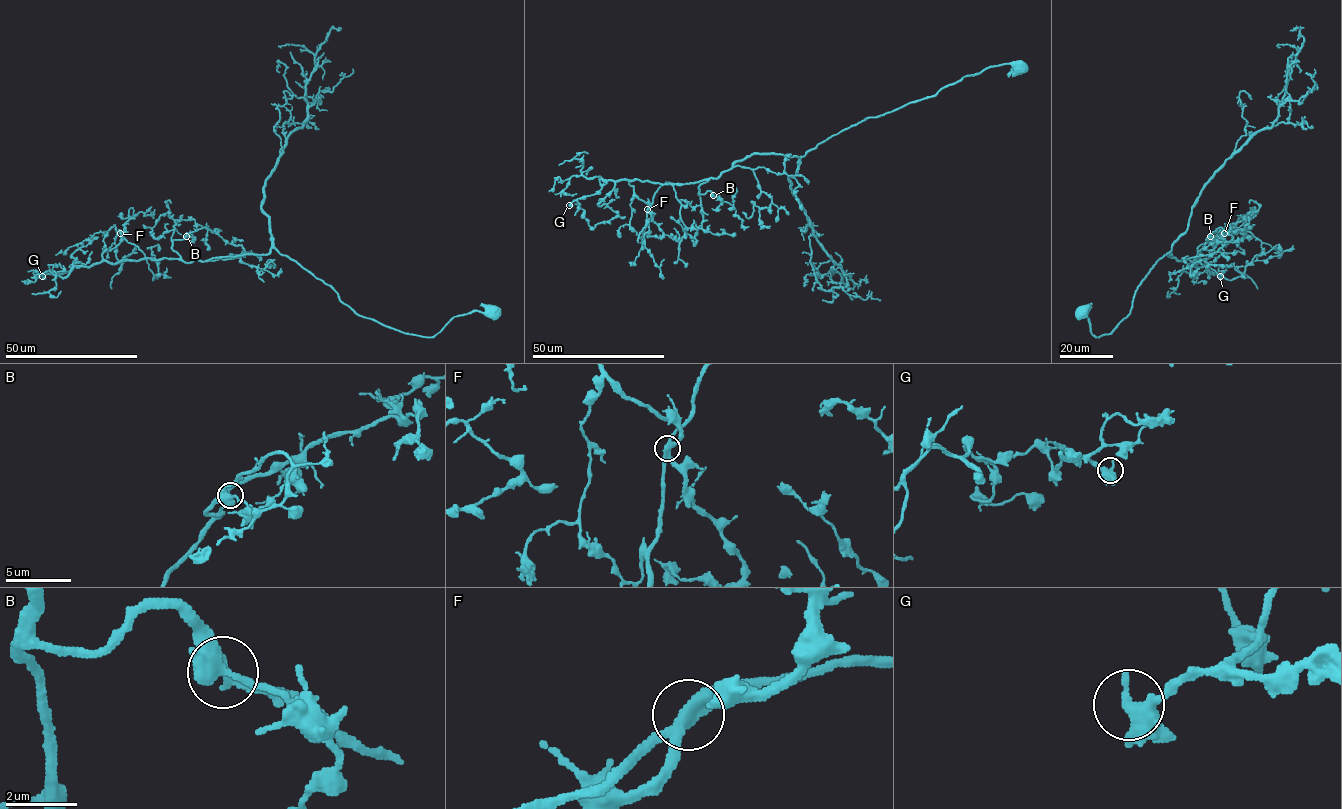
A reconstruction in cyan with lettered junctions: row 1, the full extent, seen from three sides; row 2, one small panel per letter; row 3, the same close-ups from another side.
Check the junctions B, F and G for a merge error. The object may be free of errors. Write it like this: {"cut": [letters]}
{"cut": []}

